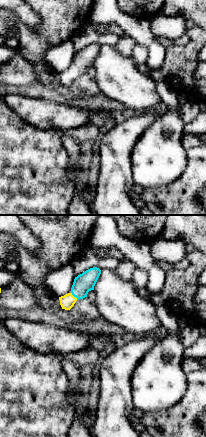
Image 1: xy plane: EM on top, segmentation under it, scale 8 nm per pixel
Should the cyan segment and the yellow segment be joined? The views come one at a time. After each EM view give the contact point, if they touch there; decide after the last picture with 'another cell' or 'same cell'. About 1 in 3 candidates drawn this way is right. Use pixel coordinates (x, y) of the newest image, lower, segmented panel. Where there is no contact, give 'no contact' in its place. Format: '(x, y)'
(74, 296)

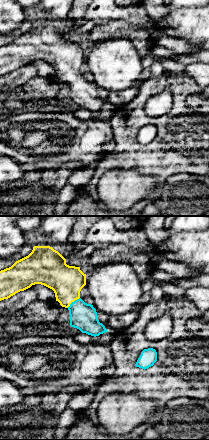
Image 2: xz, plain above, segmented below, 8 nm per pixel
(74, 301)

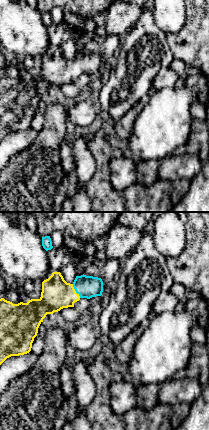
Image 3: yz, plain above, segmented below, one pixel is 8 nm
(75, 290)

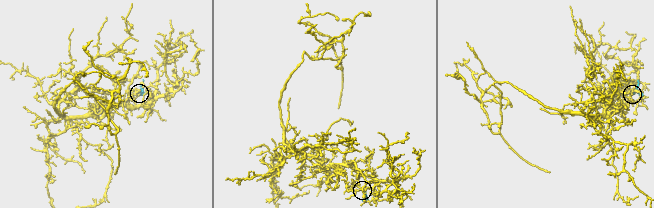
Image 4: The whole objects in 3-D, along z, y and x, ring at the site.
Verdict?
same cell

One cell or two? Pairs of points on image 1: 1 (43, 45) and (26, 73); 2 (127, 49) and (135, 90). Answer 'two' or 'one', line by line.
1: two
2: two

